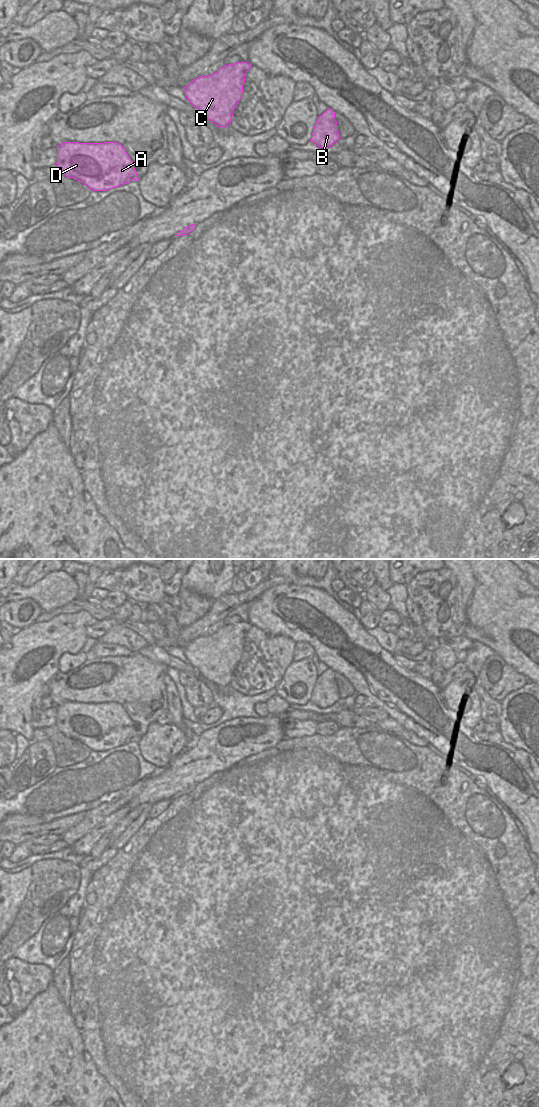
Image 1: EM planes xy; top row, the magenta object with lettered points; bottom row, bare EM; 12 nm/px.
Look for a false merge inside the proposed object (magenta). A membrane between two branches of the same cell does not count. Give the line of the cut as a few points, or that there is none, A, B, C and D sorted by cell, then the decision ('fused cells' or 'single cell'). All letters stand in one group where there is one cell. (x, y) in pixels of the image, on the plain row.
cut none; groups A B C D; single cell

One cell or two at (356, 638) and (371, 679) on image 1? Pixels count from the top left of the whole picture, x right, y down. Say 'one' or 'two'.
one

